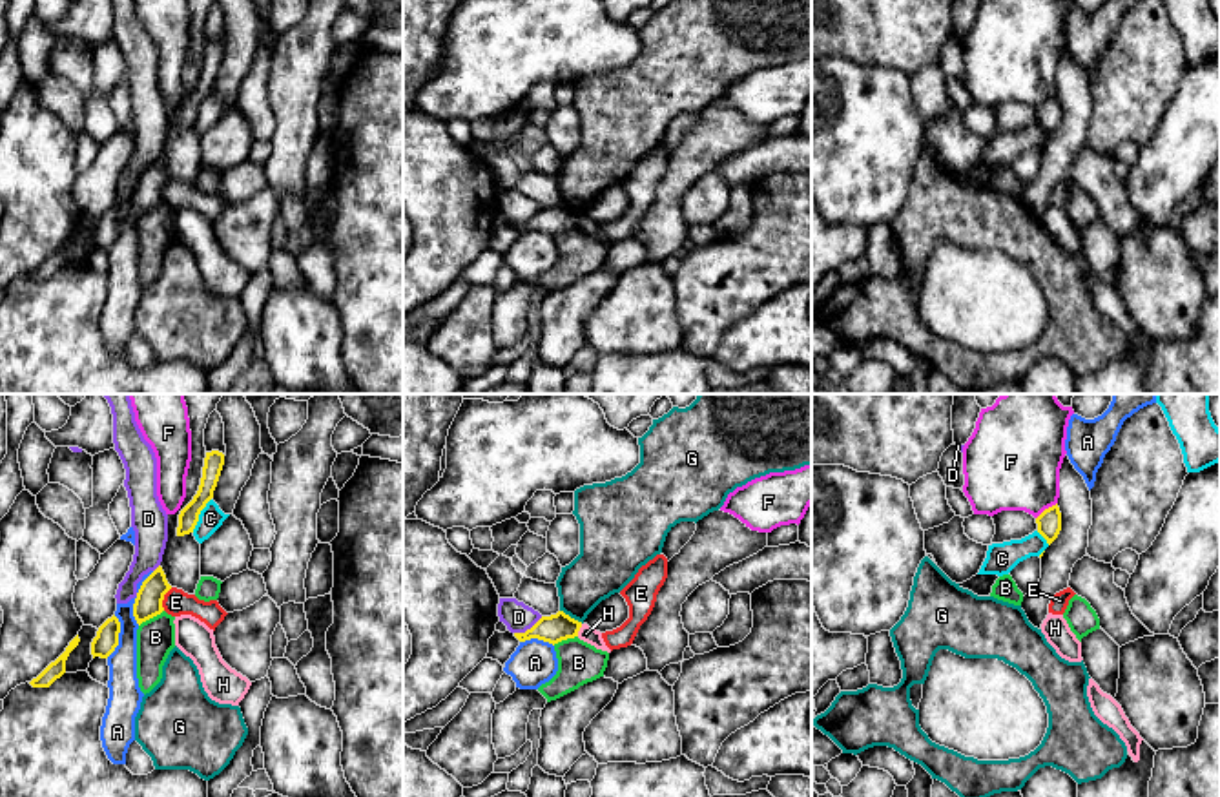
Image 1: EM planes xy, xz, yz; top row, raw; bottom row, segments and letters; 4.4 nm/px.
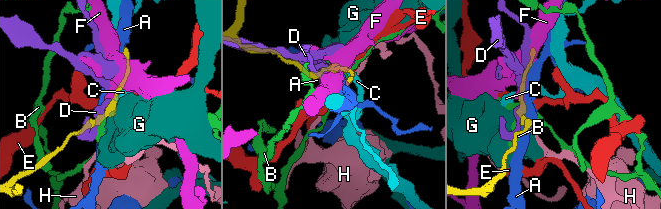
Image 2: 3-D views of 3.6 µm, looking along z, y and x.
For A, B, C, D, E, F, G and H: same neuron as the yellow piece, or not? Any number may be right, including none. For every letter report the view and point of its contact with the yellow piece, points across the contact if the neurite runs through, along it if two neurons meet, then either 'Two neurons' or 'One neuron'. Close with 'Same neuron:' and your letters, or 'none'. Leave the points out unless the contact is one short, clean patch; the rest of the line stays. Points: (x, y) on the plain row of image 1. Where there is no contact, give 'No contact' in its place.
A: Touches yellow at xy (117, 228). Boundary: xy (115, 207), (119, 234), (106, 248). Two neurons
B: Touches yellow at xy (150, 208). Boundary: xy (163, 201), (139, 217). Two neurons
C: Touches yellow at xy (199, 104). Boundary: xy (210, 90), (192, 123). Two neurons
D: Touches yellow at xz (527, 221). Two neurons
E: Touches yellow at xy (163, 190). Boundary: xy (172, 179), (165, 186), (163, 201). Two neurons
F: Touches yellow at yz (1045, 101). Boundary: yz (1056, 93), (1036, 110). Two neurons
G: Touches yellow at xz (569, 208). Boundary: xz (560, 201), (582, 214). Two neurons
H: Touches yellow at xz (578, 221). Boundary: xz (582, 216), (577, 227). Two neurons
Same neuron: none

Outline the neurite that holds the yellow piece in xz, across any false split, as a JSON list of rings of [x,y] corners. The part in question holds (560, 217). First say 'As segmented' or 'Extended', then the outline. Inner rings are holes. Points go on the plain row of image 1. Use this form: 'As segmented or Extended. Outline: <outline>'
As segmented. Outline: [[[558,202],[556,206],[542,208],[531,221],[525,224],[514,224],[514,228],[520,233],[538,230],[554,237],[562,232],[578,228],[580,219],[582,213],[571,210],[563,202]]]

